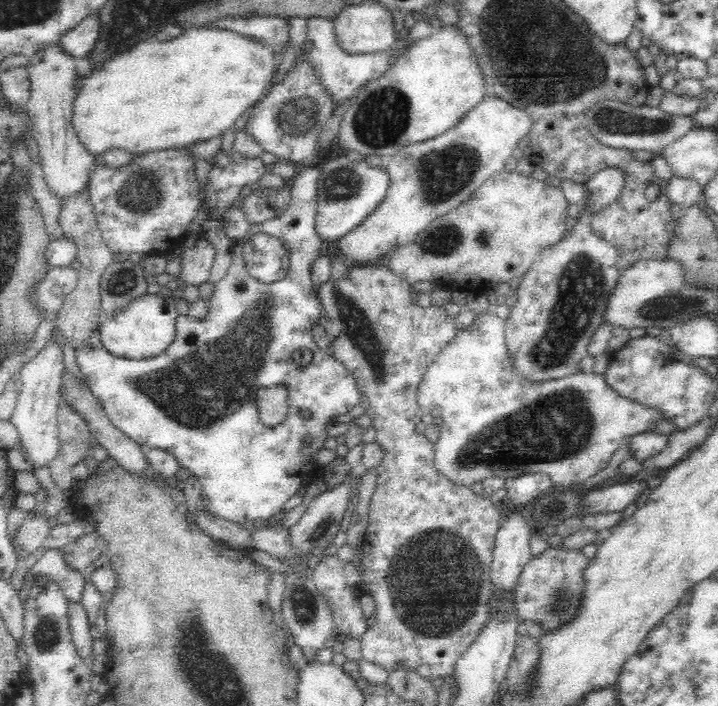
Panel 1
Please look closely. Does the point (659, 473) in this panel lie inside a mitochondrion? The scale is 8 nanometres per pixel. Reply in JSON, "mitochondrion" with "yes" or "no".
{"mitochondrion":"no"}

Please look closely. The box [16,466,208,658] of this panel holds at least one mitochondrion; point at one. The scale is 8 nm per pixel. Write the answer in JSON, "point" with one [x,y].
{"point":[45,638]}

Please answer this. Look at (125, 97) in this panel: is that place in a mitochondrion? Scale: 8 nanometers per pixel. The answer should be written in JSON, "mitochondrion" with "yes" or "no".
{"mitochondrion":"no"}

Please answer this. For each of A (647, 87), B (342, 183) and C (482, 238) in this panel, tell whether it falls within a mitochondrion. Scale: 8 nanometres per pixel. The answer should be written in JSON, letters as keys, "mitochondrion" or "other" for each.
{"A":"other","B":"mitochondrion","C":"mitochondrion"}

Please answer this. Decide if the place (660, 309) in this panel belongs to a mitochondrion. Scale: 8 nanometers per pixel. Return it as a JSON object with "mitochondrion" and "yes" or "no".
{"mitochondrion":"yes"}

